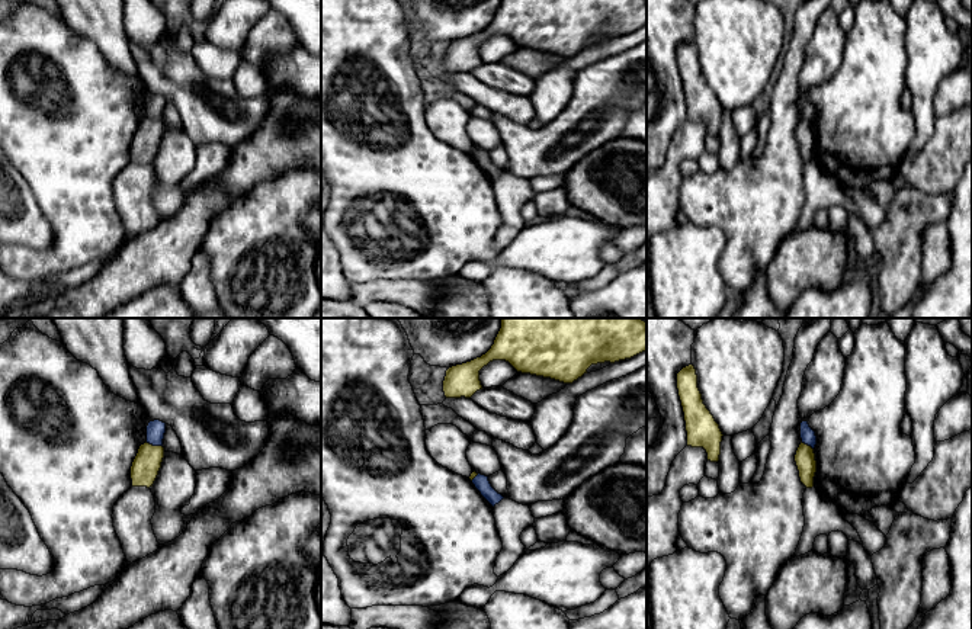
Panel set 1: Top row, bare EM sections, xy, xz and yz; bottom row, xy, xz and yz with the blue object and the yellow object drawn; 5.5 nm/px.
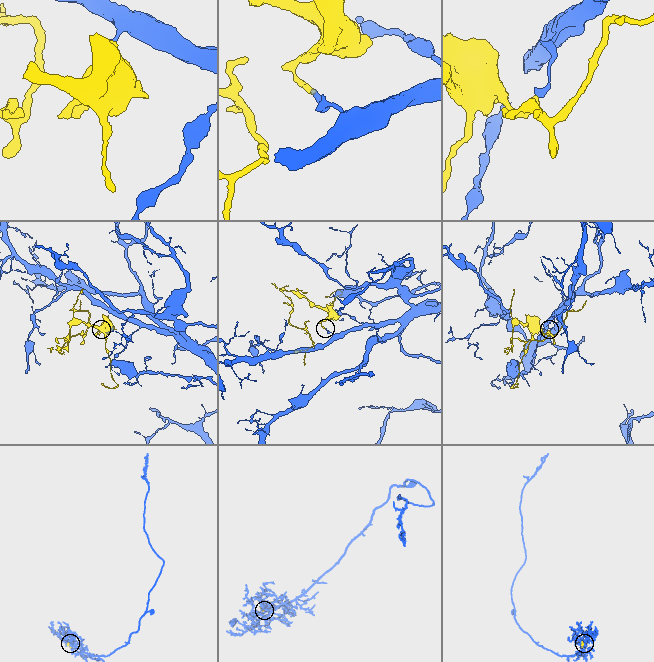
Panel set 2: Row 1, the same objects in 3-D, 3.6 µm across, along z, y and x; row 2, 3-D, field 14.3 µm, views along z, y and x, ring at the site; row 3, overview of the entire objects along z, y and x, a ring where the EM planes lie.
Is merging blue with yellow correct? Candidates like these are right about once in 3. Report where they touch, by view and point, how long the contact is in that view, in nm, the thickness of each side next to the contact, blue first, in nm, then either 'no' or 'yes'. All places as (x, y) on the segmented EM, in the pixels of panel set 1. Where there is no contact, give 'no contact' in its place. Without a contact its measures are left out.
contact xy (154, 445); length 100 nm; calibres 100 and 150 nm; no

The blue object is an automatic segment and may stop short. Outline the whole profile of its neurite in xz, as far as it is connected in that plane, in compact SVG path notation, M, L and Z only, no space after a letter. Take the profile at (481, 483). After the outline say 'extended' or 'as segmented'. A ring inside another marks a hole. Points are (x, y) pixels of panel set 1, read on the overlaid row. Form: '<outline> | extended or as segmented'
M478 474L472 484L481 492L481 495L494 507L498 504L504 497L498 494L490 484L488 476Z | as segmented

